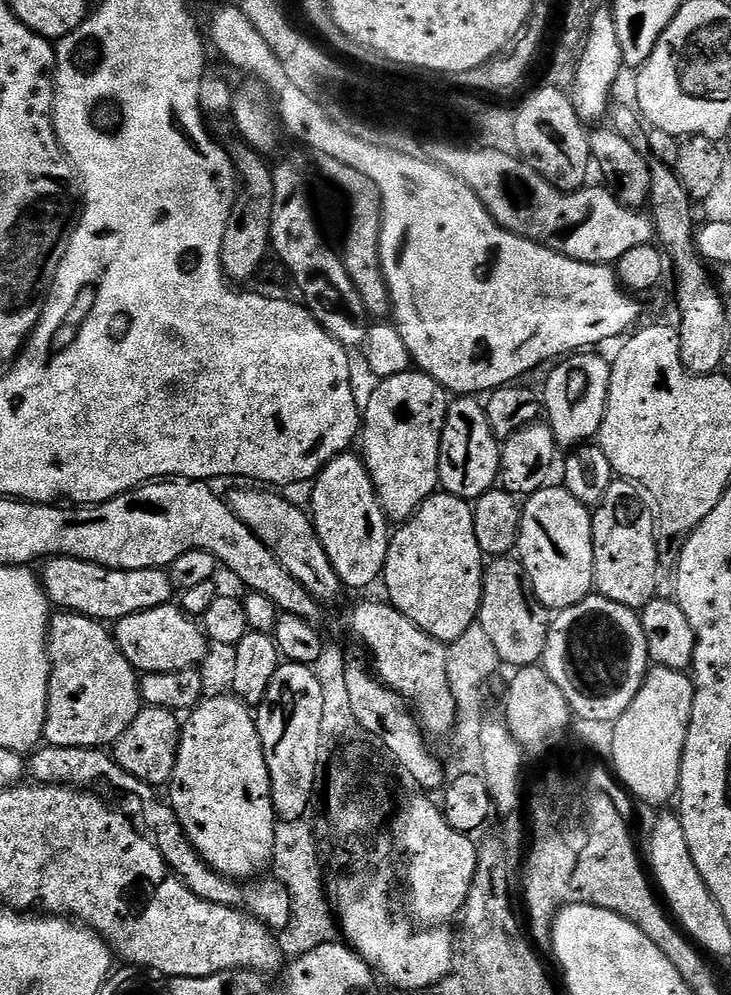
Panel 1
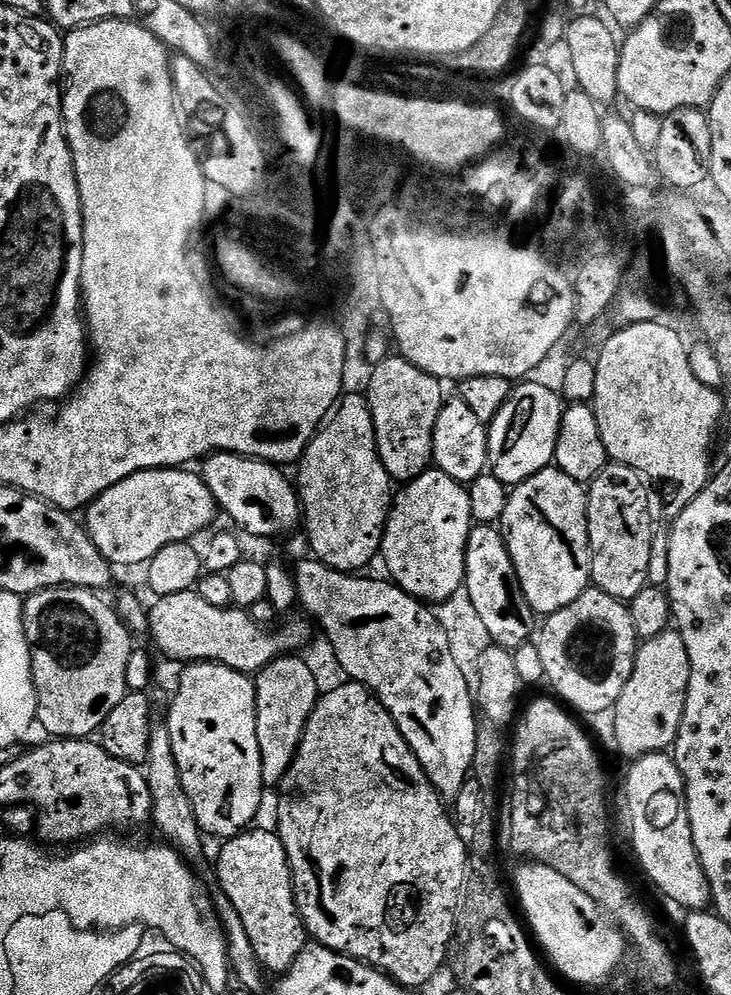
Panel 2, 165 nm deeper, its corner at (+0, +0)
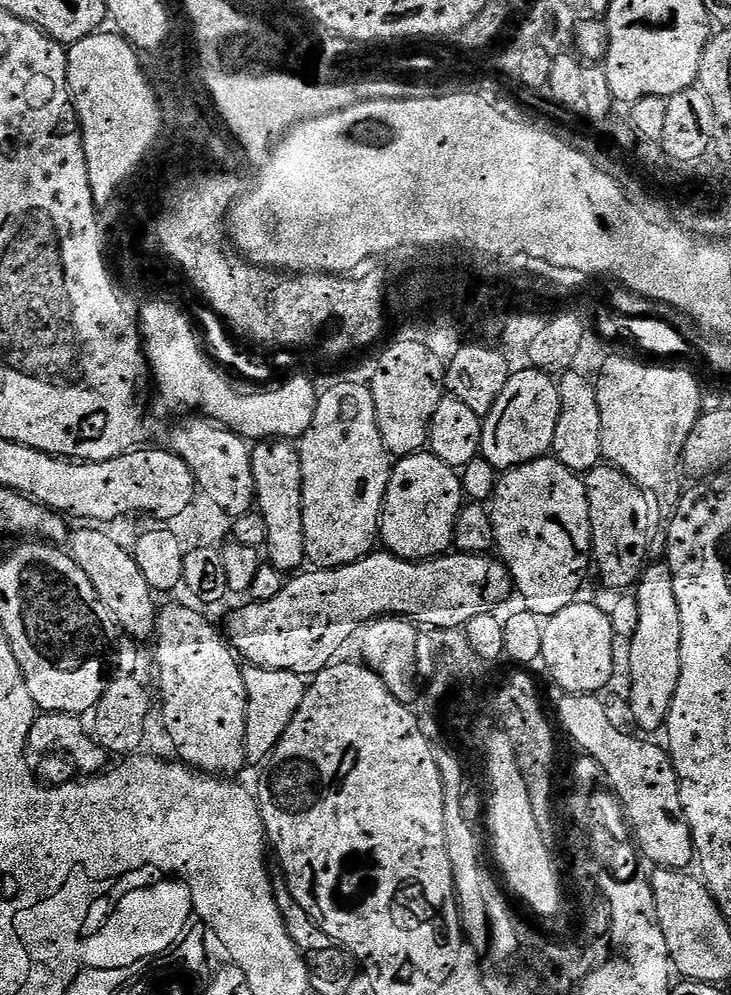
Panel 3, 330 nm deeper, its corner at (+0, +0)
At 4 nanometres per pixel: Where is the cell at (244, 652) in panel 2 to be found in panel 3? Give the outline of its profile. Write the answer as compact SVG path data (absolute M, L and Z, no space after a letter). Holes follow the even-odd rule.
M373 550L364 559L341 568L316 568L308 571L312 572L301 571L296 574L301 576L293 575L293 580L289 579L281 592L269 601L245 602L237 612L229 614L226 639L241 661L256 668L292 671L300 677L311 678L337 659L336 651L347 642L348 635L365 622L391 614L405 618L421 616L426 623L433 624L436 630L463 628L470 622L470 618L495 609L495 604L502 603L514 592L512 576L503 560L492 554L459 550L434 556L431 560L418 561L403 560L387 550Z

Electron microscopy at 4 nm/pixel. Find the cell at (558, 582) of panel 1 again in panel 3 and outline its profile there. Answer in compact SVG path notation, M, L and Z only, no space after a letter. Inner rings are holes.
M554 458L531 460L529 464L523 464L517 468L507 469L507 471L497 479L496 492L490 499L490 511L492 514L494 534L496 535L495 551L498 553L499 559L503 560L504 564L508 568L508 572L512 576L512 583L518 596L520 592L521 598L524 599L523 607L527 609L527 611L547 618L554 615L558 610L565 608L566 605L573 603L573 601L577 599L576 591L583 586L584 575L587 574L588 568L590 572L590 565L592 564L592 527L590 526L590 506L588 505L588 494L583 479L566 466L562 466Z

